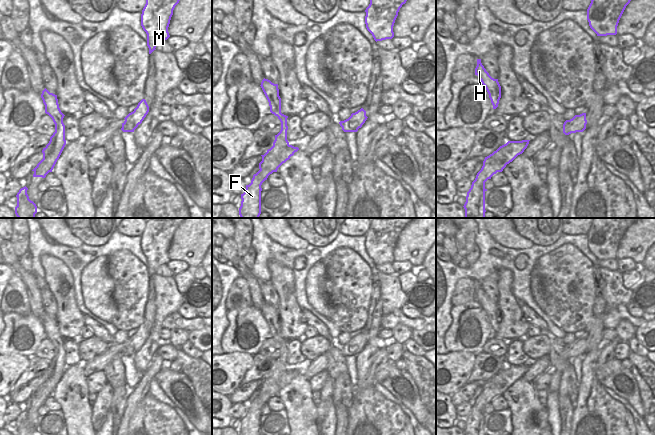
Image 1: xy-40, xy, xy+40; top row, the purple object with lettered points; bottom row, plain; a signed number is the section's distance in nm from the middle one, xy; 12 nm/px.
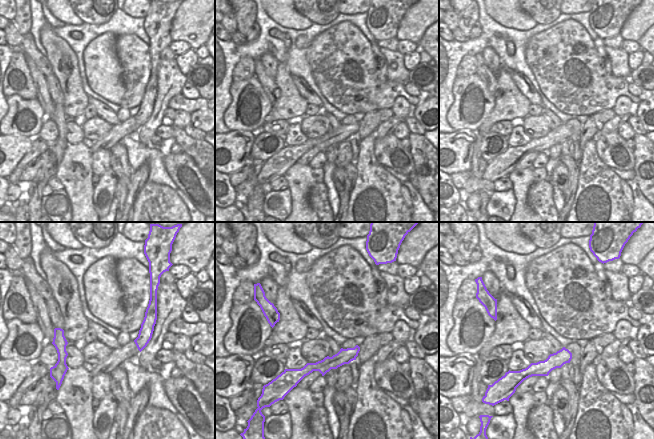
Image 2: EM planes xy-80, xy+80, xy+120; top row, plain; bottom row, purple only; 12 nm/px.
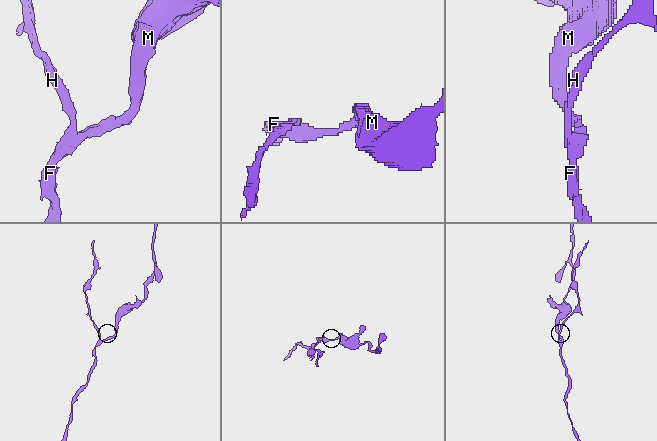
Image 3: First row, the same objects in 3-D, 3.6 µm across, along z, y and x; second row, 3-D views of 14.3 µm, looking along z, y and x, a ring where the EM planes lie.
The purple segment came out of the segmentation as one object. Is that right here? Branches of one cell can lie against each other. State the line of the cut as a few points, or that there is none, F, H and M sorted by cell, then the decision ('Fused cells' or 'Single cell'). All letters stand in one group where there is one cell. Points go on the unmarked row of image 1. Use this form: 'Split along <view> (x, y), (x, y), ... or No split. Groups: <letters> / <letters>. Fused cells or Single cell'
Split along xy (288, 368), (279, 380), (280, 388). Groups: F M / H. Fused cells.

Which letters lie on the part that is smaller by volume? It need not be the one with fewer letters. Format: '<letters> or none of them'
H.

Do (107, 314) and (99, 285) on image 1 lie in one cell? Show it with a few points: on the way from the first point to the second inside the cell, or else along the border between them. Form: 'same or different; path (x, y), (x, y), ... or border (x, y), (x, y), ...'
same; path (102, 307), (99, 304), (99, 292)

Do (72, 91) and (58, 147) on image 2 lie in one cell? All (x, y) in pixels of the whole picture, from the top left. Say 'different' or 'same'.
different

